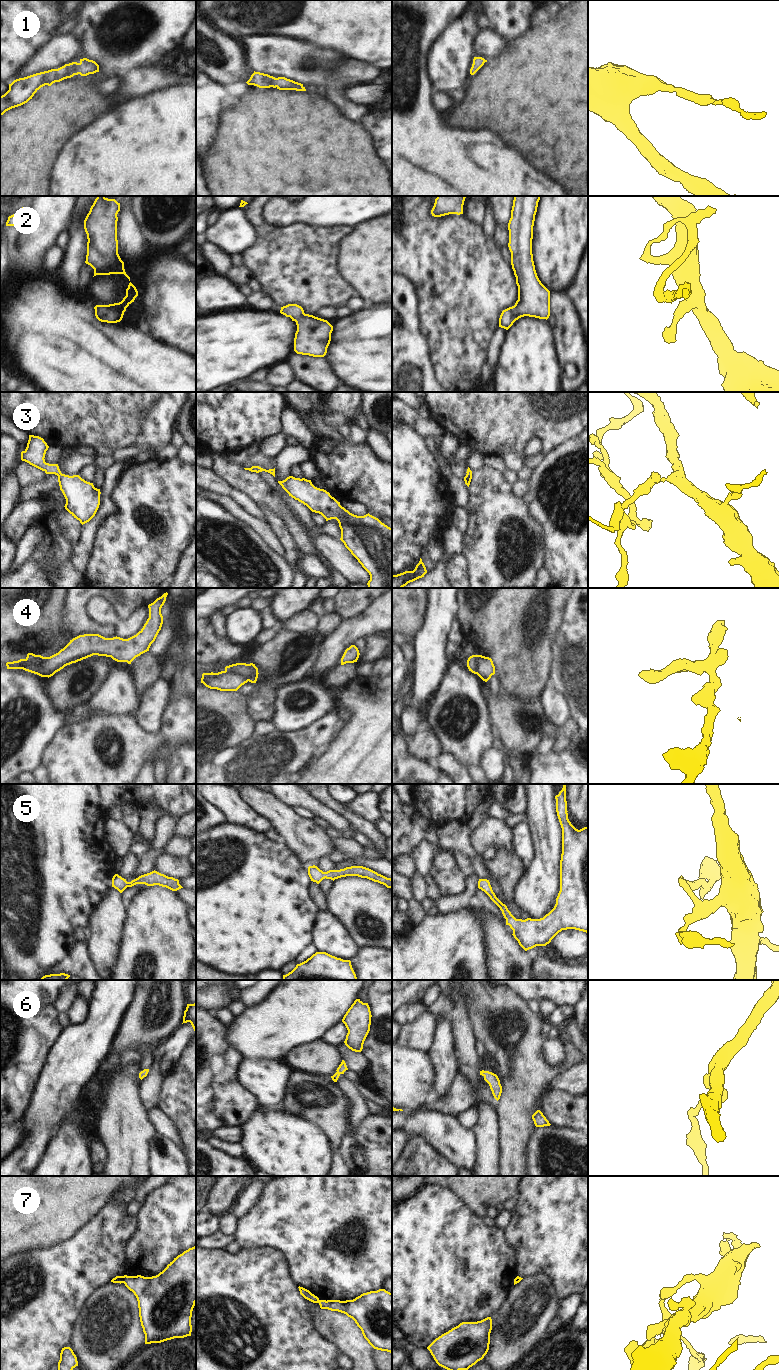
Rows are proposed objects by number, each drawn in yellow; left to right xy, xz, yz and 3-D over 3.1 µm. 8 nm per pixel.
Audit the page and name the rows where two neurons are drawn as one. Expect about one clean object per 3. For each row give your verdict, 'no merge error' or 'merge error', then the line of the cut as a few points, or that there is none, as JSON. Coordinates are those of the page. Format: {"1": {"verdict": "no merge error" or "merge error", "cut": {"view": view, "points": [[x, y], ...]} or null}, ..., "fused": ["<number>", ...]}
{"1": {"verdict": "no merge error", "cut": null}, "2": {"verdict": "no merge error", "cut": null}, "3": {"verdict": "no merge error", "cut": null}, "4": {"verdict": "merge error", "cut": {"view": "xz", "points": [[225, 669], [237, 672], [248, 680]]}}, "5": {"verdict": "no merge error", "cut": null}, "6": {"verdict": "no merge error", "cut": null}, "7": {"verdict": "merge error", "cut": {"view": "xy", "points": [[122, 1276], [123, 1282]]}}, "fused": ["4", "7"]}

